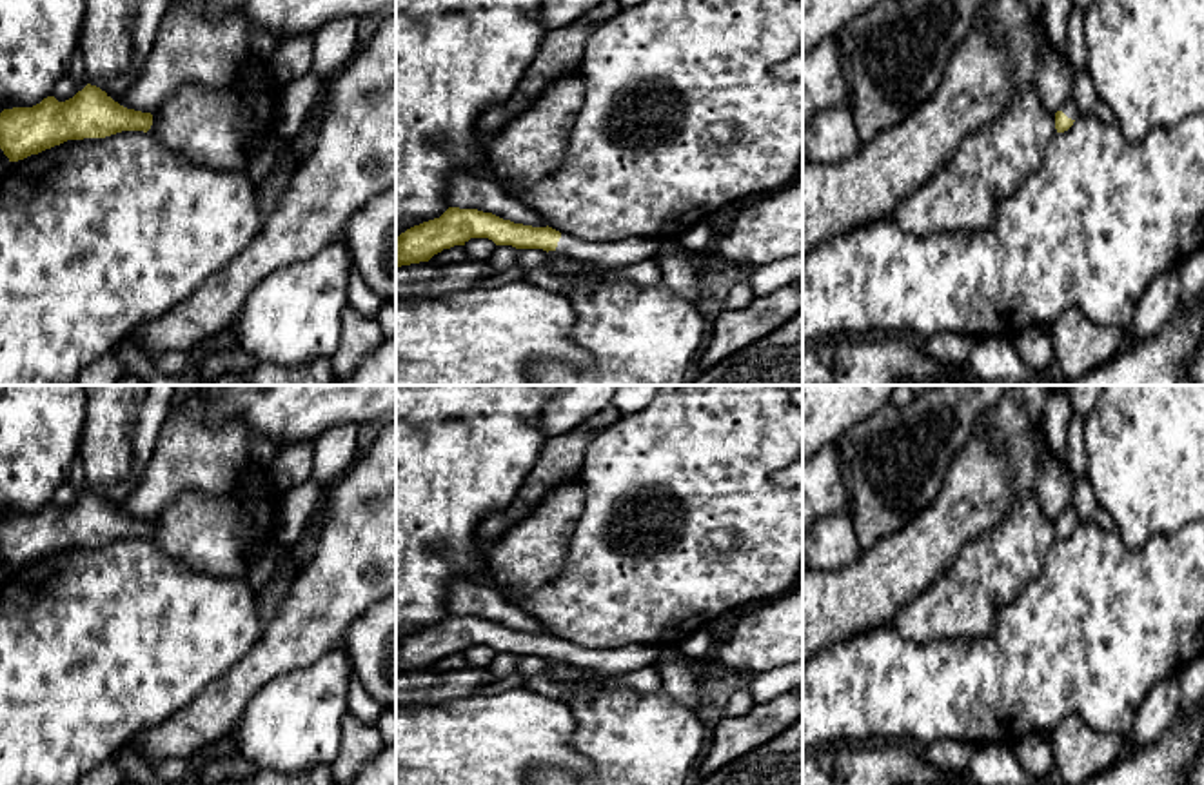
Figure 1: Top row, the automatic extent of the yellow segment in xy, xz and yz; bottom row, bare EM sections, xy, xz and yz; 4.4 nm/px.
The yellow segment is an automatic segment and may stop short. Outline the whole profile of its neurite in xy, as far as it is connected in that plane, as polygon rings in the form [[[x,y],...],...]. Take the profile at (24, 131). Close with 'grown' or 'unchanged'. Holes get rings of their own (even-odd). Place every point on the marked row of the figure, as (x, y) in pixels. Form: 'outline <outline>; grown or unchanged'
outline [[[87,84],[73,98],[44,98],[33,107],[0,113],[0,149],[9,162],[24,160],[67,140],[105,138],[122,131],[143,131],[153,114],[127,109],[105,91]]]; unchanged

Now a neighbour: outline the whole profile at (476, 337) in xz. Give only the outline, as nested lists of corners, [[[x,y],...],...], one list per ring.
[[[525,280],[396,300],[396,385],[530,385],[530,367],[541,360],[590,367],[592,354],[574,340],[574,325],[567,294]]]

